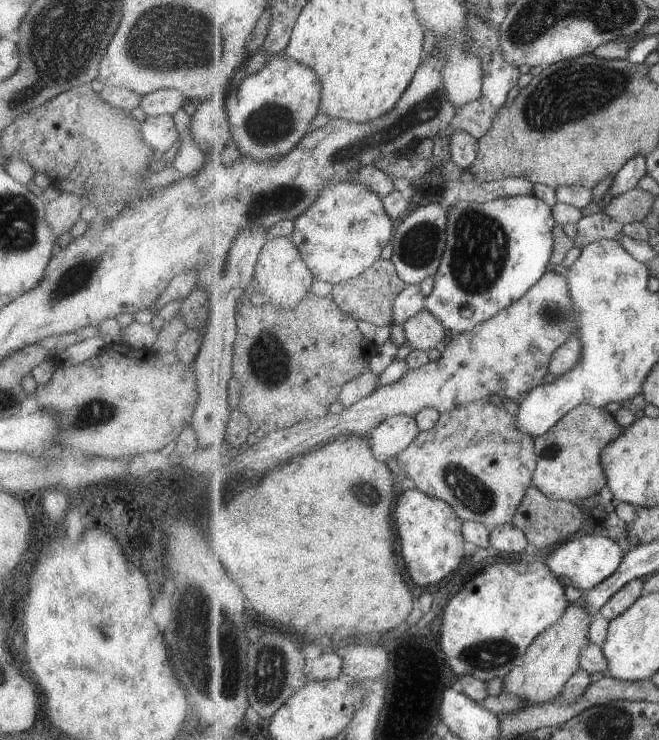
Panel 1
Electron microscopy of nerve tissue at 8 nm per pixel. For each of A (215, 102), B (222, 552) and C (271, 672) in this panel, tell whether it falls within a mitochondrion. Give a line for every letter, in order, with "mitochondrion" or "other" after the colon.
A: other
B: other
C: mitochondrion

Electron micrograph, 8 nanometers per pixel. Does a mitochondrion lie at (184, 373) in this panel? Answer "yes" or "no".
no

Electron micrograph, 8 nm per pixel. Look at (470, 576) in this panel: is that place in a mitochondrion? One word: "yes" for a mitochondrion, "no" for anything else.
no

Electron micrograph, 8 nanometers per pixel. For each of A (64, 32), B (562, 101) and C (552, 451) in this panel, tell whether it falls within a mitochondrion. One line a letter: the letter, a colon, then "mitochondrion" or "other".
A: mitochondrion
B: mitochondrion
C: mitochondrion

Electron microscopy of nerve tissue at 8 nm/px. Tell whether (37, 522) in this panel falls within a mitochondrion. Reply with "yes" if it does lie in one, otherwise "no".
no

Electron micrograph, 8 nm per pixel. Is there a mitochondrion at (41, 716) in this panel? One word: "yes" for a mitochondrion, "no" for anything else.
no

